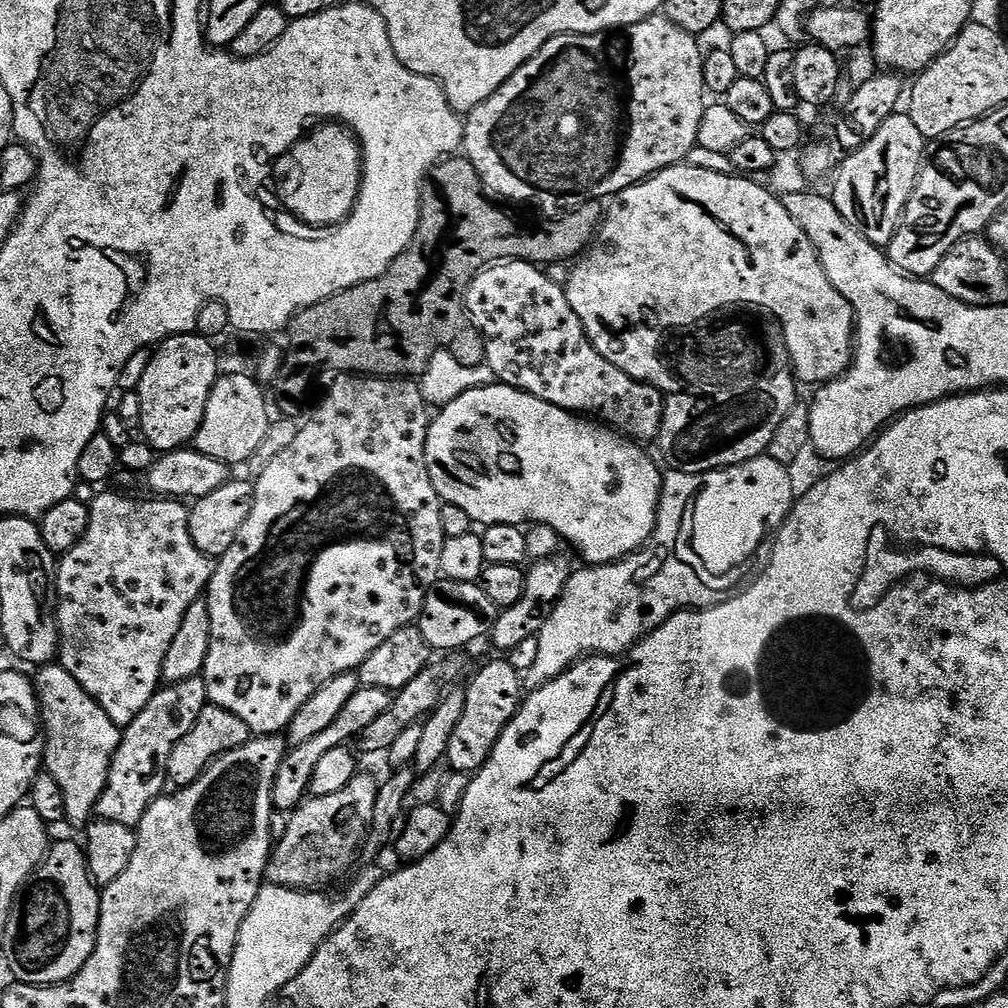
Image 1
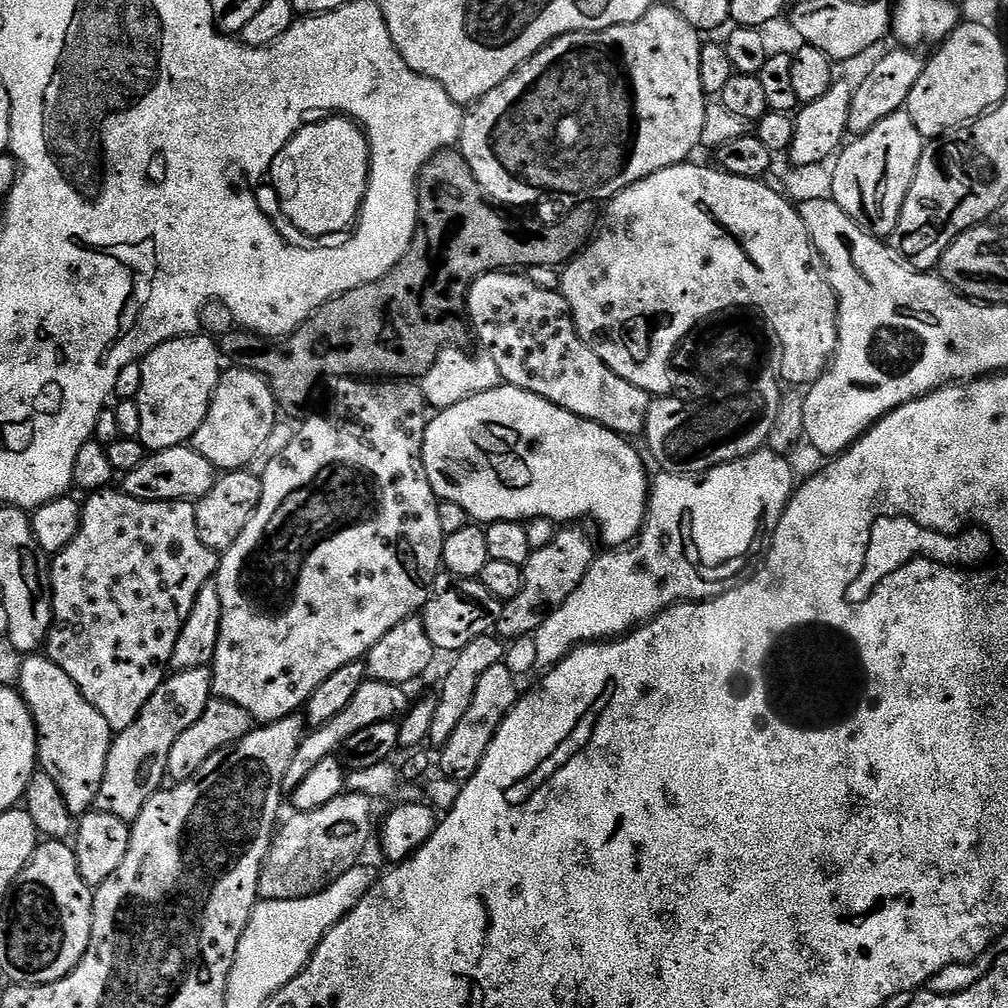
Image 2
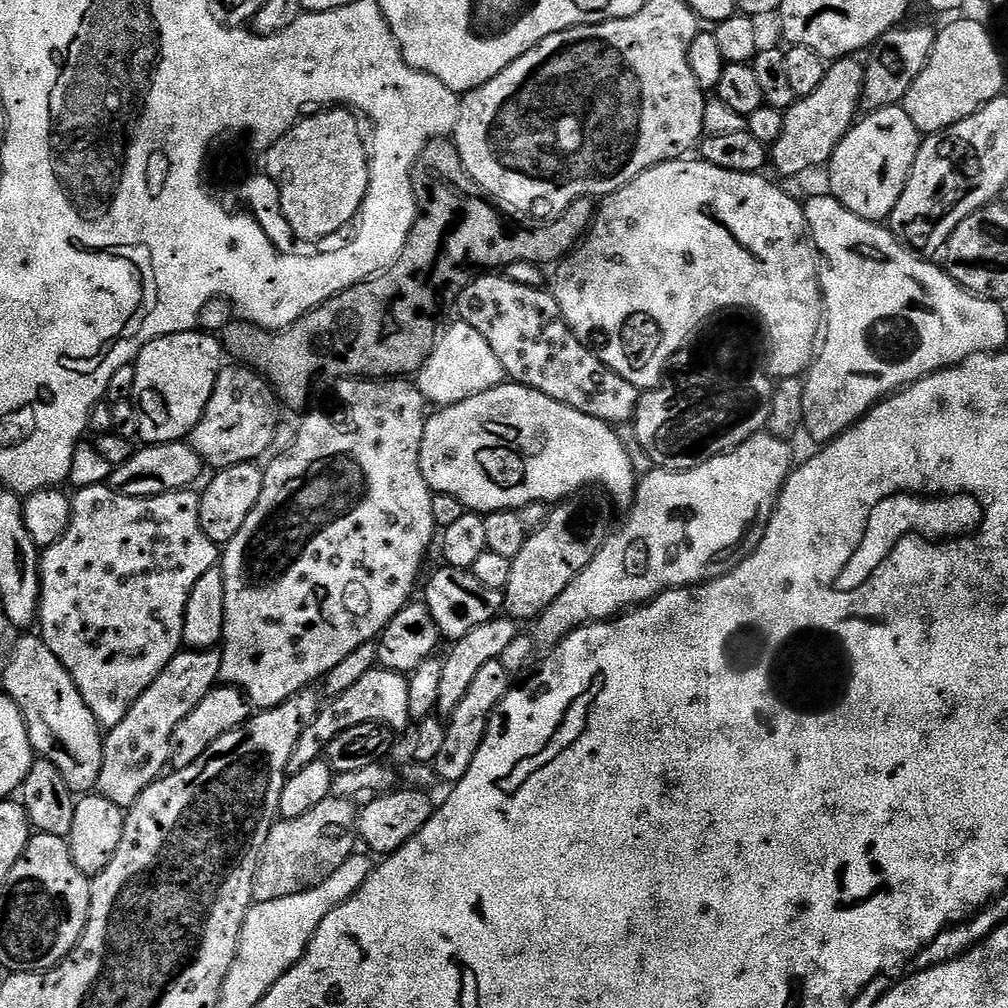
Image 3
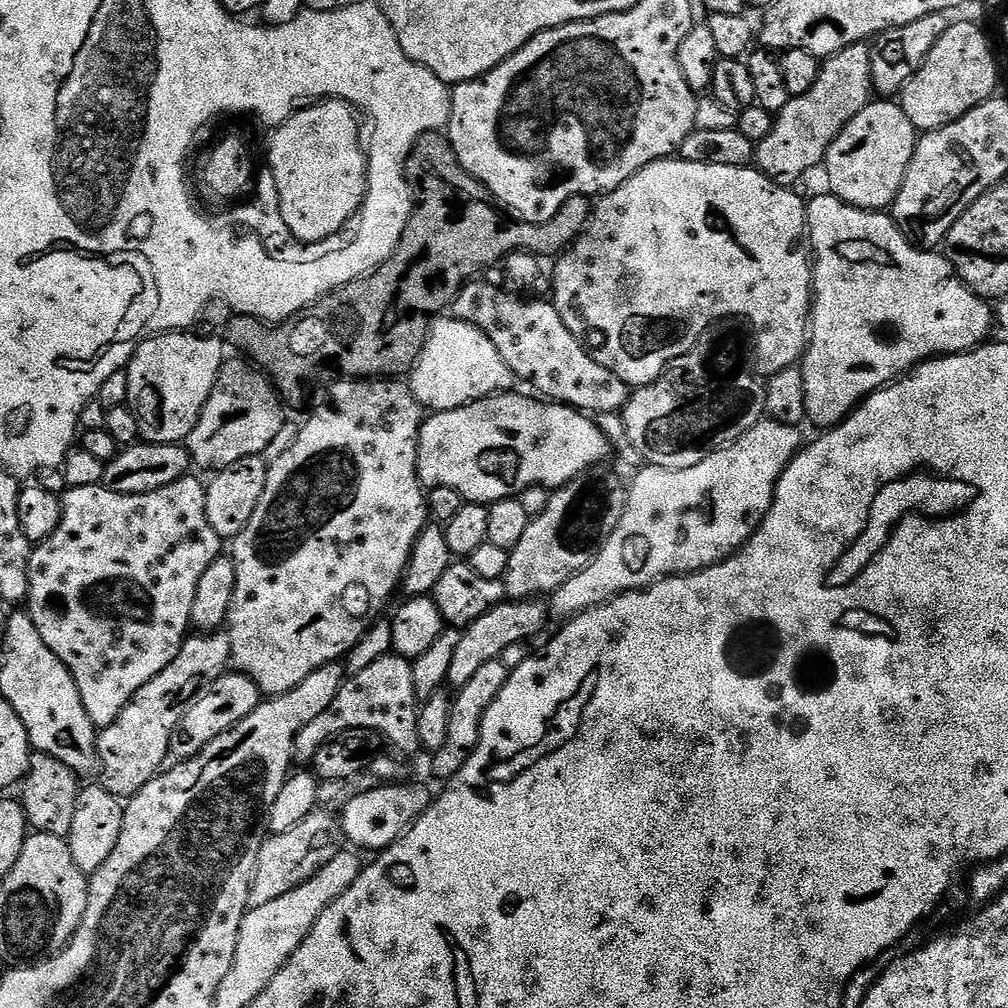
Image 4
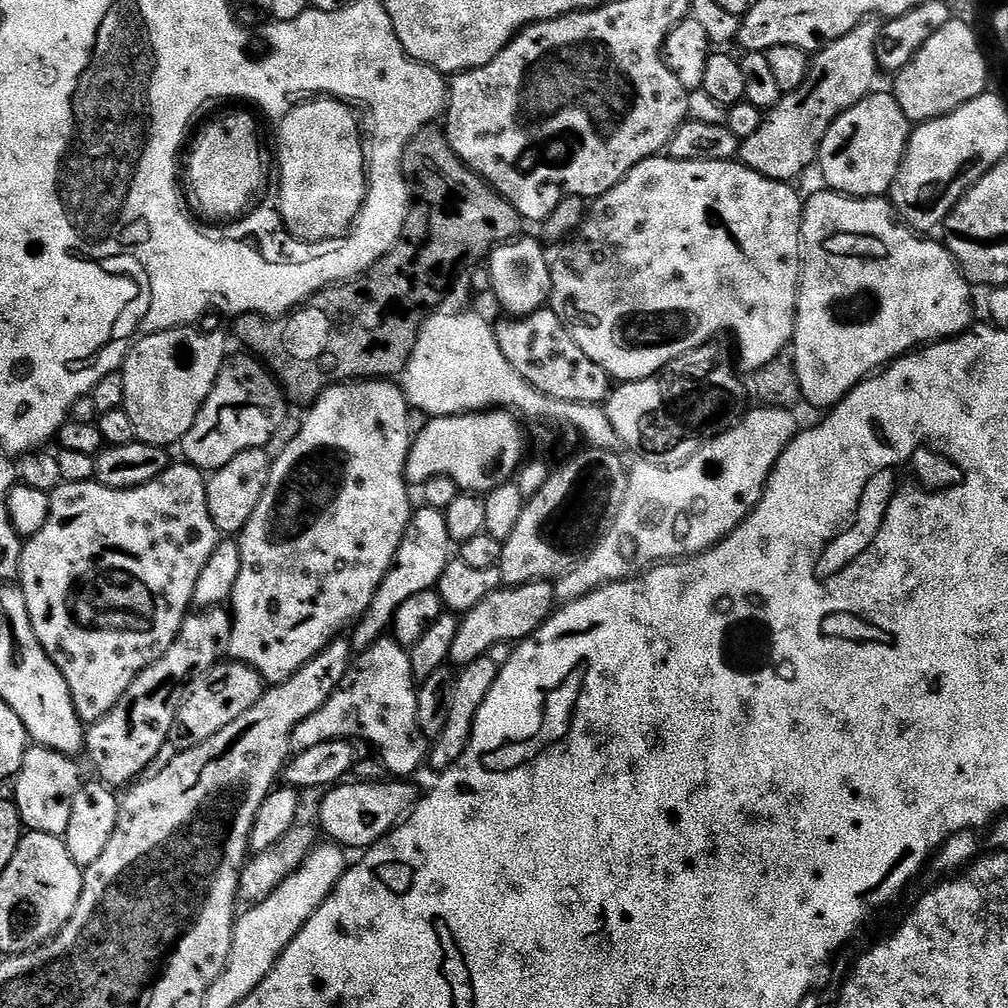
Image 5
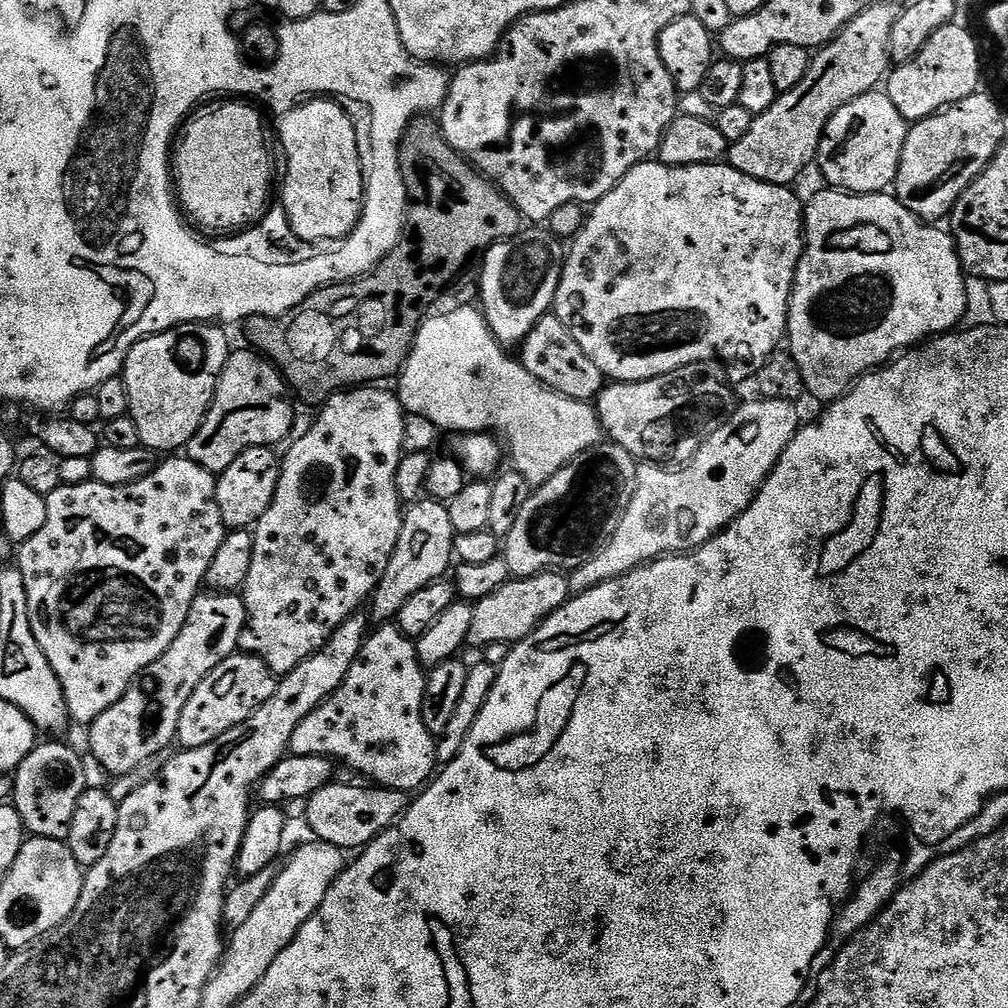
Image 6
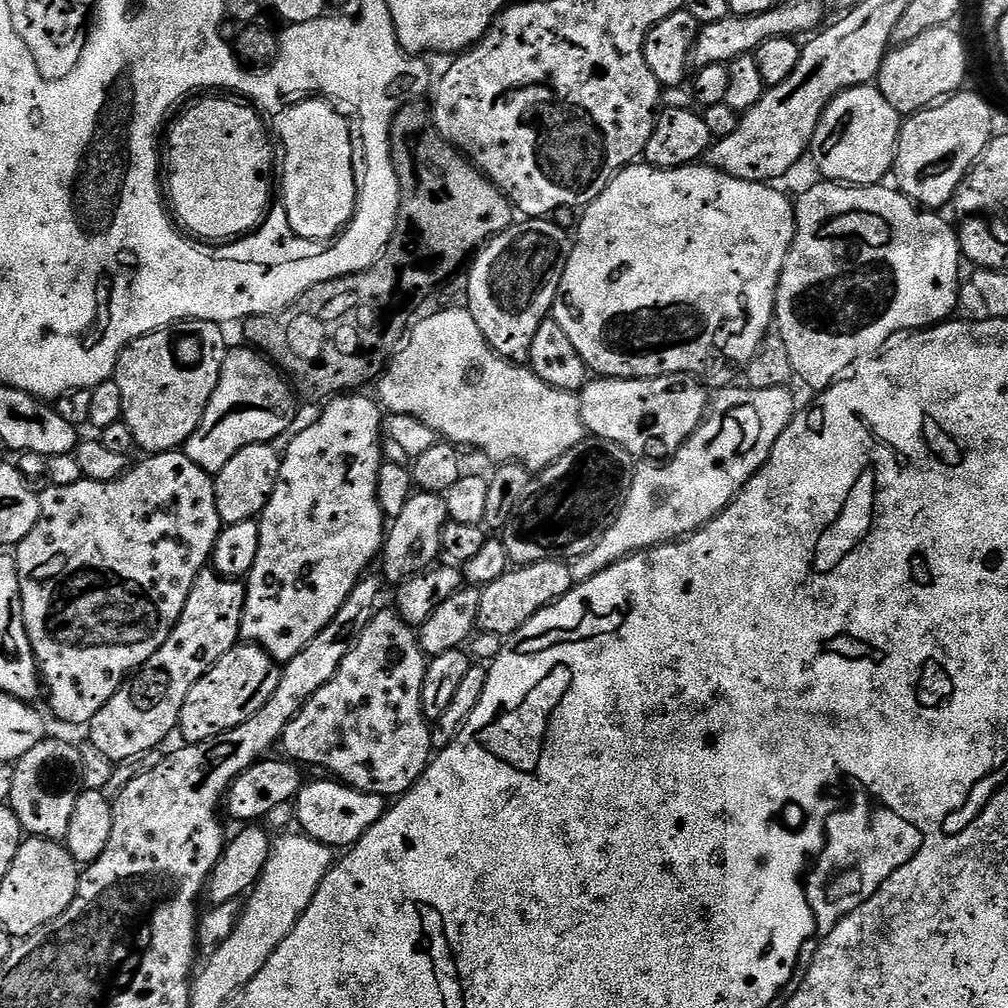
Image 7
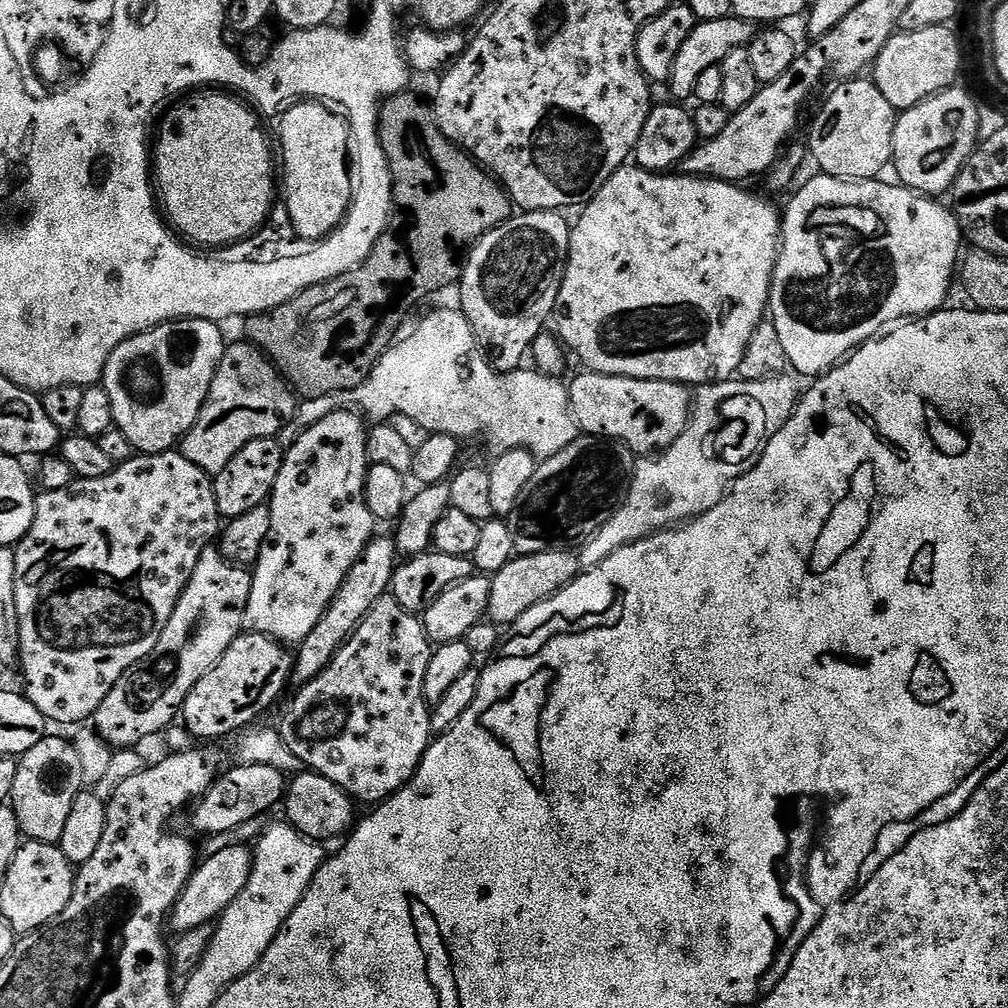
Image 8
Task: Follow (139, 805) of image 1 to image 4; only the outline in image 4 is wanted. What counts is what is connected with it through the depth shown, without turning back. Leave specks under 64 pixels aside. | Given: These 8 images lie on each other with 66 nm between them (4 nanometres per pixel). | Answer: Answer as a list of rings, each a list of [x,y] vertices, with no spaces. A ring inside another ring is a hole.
[[[212,634],[199,638],[201,640],[185,639],[178,658],[130,698],[114,723],[99,729],[96,738],[98,768],[101,773],[104,771],[102,786],[110,790],[110,794],[121,798],[134,797],[146,782],[160,775],[165,767],[164,759],[169,759],[172,735],[184,709],[200,695],[209,680],[224,675],[232,658],[232,643],[226,638],[215,640],[217,637]]]

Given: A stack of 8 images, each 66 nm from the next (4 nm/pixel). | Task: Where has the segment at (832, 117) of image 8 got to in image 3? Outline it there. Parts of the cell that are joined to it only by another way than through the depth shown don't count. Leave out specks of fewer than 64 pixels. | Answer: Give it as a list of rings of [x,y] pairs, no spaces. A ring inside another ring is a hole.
[[[903,106],[879,108],[876,112],[867,113],[863,118],[853,123],[852,129],[844,135],[826,165],[828,184],[832,187],[829,189],[831,195],[836,197],[836,201],[846,206],[846,210],[858,214],[858,218],[884,222],[891,217],[898,198],[902,198],[902,190],[910,178],[914,158],[920,149],[922,134],[914,126],[914,122],[910,122],[910,114],[906,114]]]

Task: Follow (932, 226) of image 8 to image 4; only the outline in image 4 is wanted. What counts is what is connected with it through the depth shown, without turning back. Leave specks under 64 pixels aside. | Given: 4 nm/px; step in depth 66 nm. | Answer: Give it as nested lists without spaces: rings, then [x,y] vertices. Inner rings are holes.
[[[825,194],[809,199],[806,204],[808,210],[808,231],[810,248],[814,253],[814,295],[812,297],[812,310],[810,313],[810,339],[802,357],[802,371],[804,385],[806,386],[807,419],[813,420],[820,430],[835,428],[843,424],[846,417],[851,414],[856,405],[868,397],[872,392],[879,392],[887,384],[900,379],[901,376],[912,371],[918,364],[924,363],[938,356],[953,356],[955,352],[970,352],[979,348],[989,339],[988,331],[994,328],[994,312],[989,301],[975,296],[970,289],[960,281],[948,257],[936,250],[929,250],[924,246],[917,246],[884,210],[869,210],[855,208],[853,204],[846,204],[836,196]]]

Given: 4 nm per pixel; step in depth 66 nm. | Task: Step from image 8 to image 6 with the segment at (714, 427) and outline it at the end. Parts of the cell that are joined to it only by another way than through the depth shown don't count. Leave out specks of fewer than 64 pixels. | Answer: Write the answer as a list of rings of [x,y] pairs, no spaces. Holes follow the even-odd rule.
[[[755,398],[749,404],[744,404],[735,409],[729,415],[728,419],[721,424],[718,430],[714,430],[714,434],[710,434],[702,442],[702,446],[694,453],[692,459],[687,461],[683,466],[668,467],[644,462],[637,467],[636,470],[636,489],[630,498],[630,506],[626,506],[626,510],[622,514],[622,522],[618,522],[618,530],[614,530],[614,534],[607,540],[604,547],[588,560],[580,568],[575,569],[568,576],[568,586],[572,590],[580,590],[592,587],[593,584],[601,584],[604,580],[613,580],[615,576],[622,576],[626,572],[632,572],[641,564],[647,564],[649,560],[658,560],[662,556],[669,554],[683,554],[692,551],[693,548],[700,548],[707,542],[711,536],[715,536],[717,532],[724,531],[733,520],[737,520],[743,512],[748,509],[750,502],[756,497],[756,493],[760,491],[760,487],[764,485],[764,479],[772,473],[772,467],[778,462],[778,458],[786,450],[786,446],[796,436],[796,432],[802,426],[800,420],[800,412],[796,409],[797,405],[790,400],[766,400],[763,398]]]

